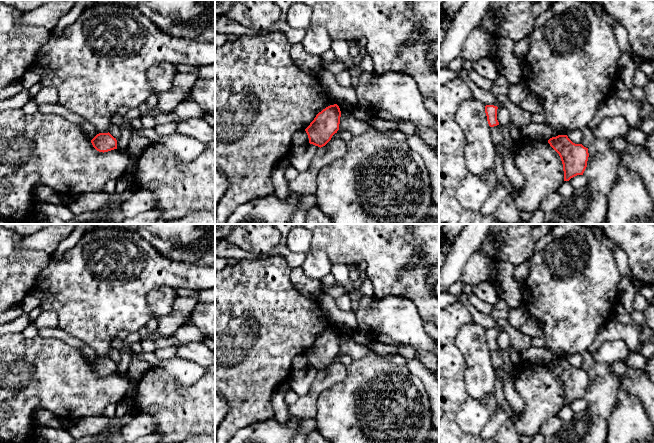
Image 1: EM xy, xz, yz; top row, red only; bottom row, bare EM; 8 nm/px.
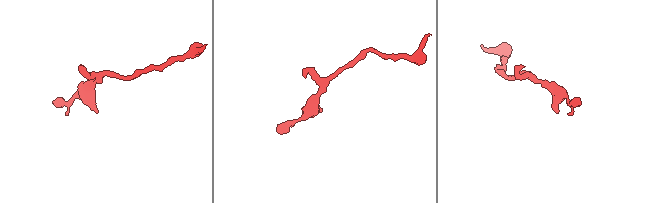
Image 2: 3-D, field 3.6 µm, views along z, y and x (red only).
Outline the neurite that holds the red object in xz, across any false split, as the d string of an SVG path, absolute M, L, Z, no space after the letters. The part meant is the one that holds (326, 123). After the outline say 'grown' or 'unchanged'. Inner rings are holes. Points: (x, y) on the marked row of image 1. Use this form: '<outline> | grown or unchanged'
M337 104L330 105L319 112L305 129L309 143L318 147L325 146L339 130L341 111Z | unchanged

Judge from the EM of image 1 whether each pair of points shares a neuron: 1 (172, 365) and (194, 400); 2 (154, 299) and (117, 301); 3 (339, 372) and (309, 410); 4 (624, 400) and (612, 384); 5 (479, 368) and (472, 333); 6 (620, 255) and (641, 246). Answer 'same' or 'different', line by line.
1: different
2: different
3: same
4: different
5: same
6: different

